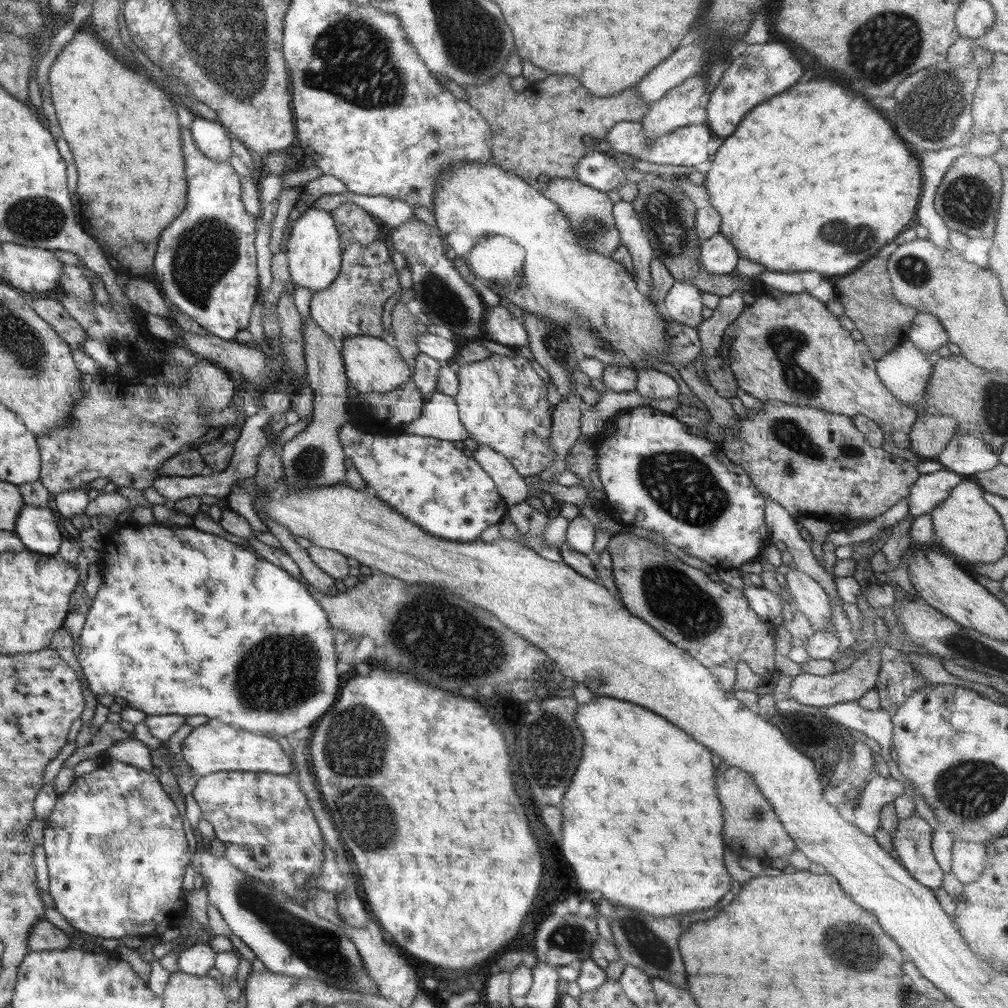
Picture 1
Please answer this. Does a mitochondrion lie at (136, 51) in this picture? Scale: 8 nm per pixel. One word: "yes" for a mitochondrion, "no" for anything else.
no

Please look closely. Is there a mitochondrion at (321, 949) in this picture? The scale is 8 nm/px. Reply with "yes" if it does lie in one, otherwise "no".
yes

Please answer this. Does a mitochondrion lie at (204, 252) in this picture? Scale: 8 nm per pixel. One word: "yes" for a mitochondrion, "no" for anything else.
yes

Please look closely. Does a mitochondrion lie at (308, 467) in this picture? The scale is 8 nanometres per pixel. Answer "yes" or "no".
yes

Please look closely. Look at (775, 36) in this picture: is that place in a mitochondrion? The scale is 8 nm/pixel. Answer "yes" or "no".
no

